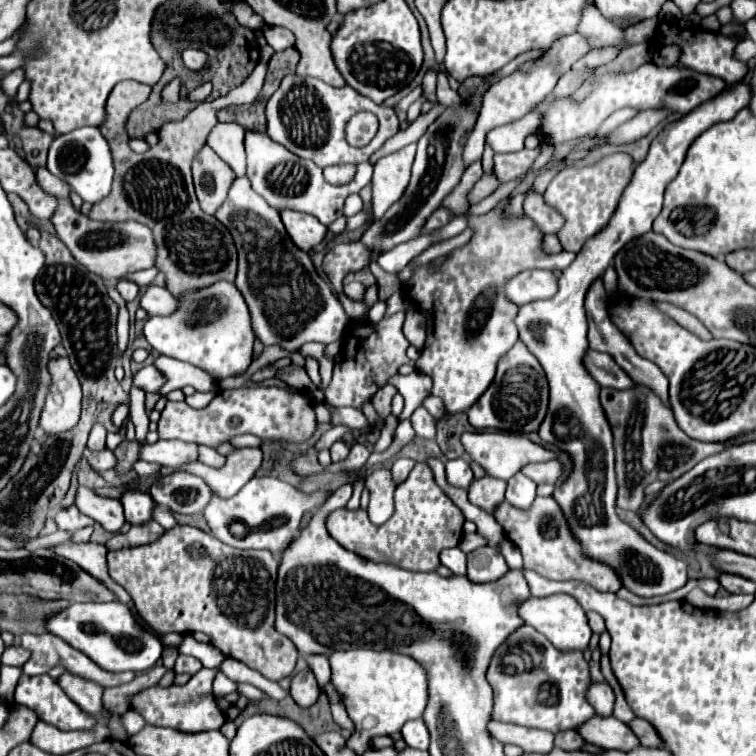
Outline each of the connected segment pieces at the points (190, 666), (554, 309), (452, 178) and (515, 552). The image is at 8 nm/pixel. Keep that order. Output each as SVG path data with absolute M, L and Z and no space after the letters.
M180 656L174 670L178 670L178 672L182 670L182 672L194 674L194 672L198 672L198 668L202 668L202 664L200 664L198 660L196 660L196 664L194 664L194 658L192 658L192 656Z
M740 80L732 86L726 86L724 92L700 104L680 120L666 124L652 140L646 160L636 166L632 182L624 190L610 224L600 234L588 239L576 260L558 276L558 292L548 300L536 300L522 306L514 320L520 340L540 360L550 384L550 406L538 434L544 442L554 444L572 458L570 476L554 490L552 496L562 508L570 532L582 546L584 556L608 564L612 570L616 570L622 586L642 598L652 598L682 588L688 582L688 568L682 560L652 546L616 514L618 486L614 472L612 432L598 400L600 386L582 364L582 358L588 350L584 296L590 284L608 268L624 244L652 230L652 224L662 210L664 190L676 178L690 144L716 122L732 120L740 110L750 106L750 100L752 84Z
M474 76L474 78L468 78L466 82L462 82L462 86L458 88L458 94L464 100L464 104L448 106L428 126L426 134L418 140L418 152L416 152L416 160L412 166L412 178L410 178L408 188L404 190L402 198L398 202L394 202L380 220L370 222L370 226L364 230L364 234L360 238L360 242L370 252L370 262L380 258L384 252L396 248L398 244L418 238L428 216L434 210L438 210L442 206L442 200L456 188L456 184L460 184L460 178L466 170L466 164L462 158L464 136L468 136L472 132L476 118L480 114L482 96L486 92L486 80L488 78Z
M504 540L498 550L502 552L502 556L506 558L506 562L508 562L510 568L522 568L524 566L522 556L520 556L520 550L514 544L510 544L510 540Z

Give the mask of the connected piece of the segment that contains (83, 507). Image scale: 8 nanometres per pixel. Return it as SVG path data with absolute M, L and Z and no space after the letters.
M80 486L78 488L78 492L76 492L76 506L78 506L78 510L82 514L86 514L92 520L100 522L106 532L116 534L126 524L126 518L124 518L124 510L122 510L120 500L96 496L86 486Z

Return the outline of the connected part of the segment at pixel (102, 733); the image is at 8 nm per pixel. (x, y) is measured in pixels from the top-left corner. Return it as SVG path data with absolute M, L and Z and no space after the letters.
M40 720L30 736L34 744L50 754L68 754L72 750L86 748L96 742L104 742L110 738L110 730L104 724L96 724L92 730L76 730L76 732L62 732L56 726Z

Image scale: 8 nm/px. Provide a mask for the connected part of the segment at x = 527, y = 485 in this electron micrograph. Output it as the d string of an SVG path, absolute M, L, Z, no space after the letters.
M520 472L508 480L506 500L516 508L530 508L536 498L536 484Z

